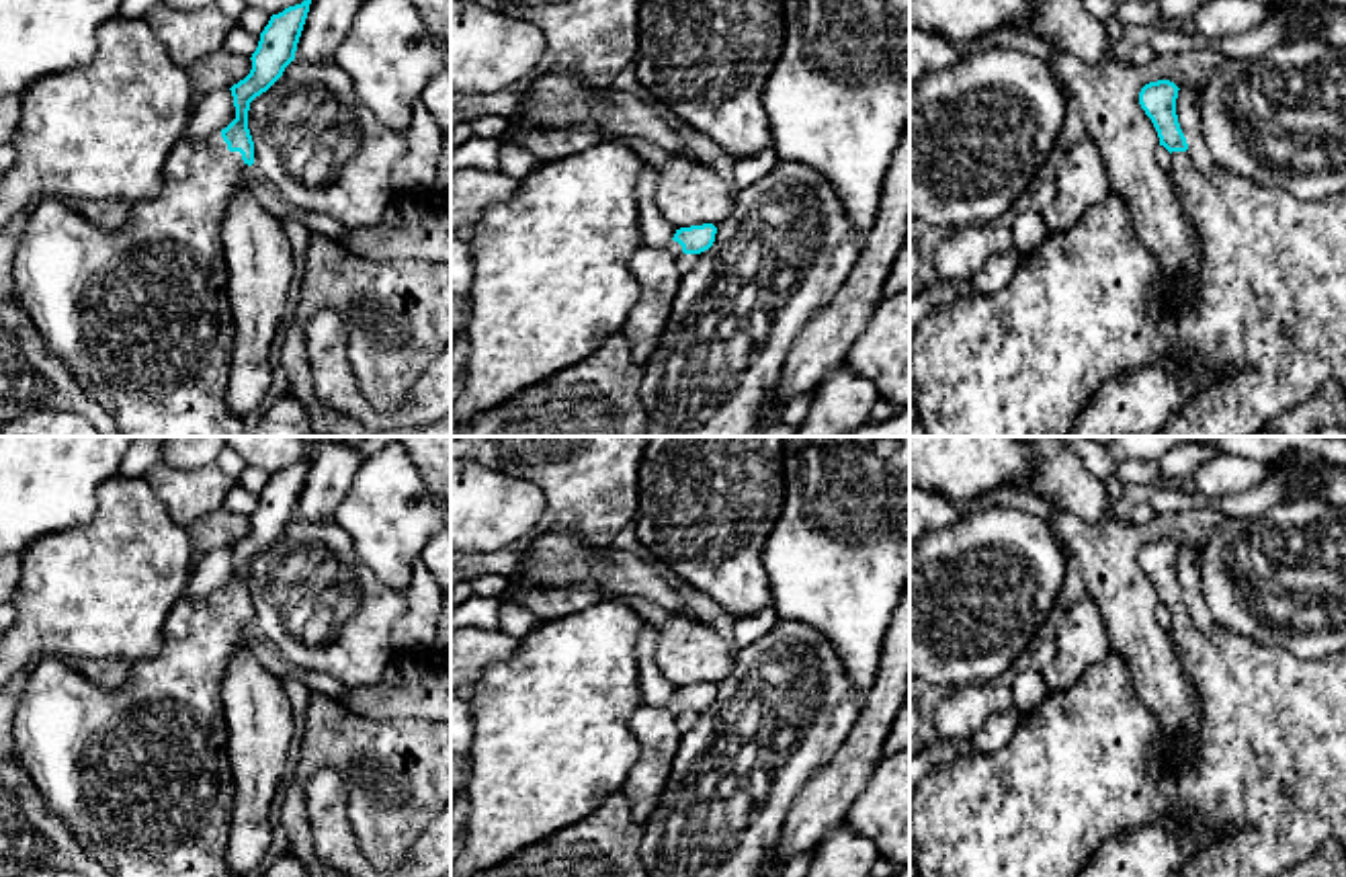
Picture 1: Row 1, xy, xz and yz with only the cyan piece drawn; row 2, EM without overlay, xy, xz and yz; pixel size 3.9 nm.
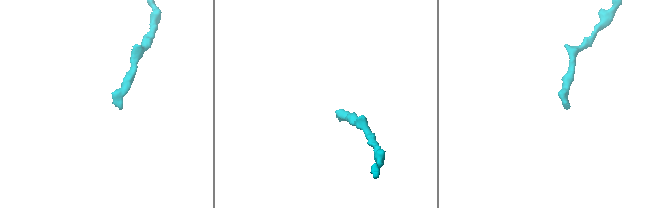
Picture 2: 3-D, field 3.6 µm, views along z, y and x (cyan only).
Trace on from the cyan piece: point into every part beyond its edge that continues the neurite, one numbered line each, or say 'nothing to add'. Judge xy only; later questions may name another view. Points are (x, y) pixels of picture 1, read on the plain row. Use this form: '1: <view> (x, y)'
1: xy (142, 775)

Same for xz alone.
1: xz (654, 728)

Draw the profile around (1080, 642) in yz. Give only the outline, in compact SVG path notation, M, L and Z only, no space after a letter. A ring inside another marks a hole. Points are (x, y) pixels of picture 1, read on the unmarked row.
M1076 602L1061 619L1055 635L1055 658L1043 670L1049 691L1074 686L1082 674L1112 652L1102 617L1094 602Z

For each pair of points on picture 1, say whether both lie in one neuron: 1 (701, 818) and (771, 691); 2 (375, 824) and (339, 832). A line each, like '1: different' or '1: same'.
1: same
2: different

